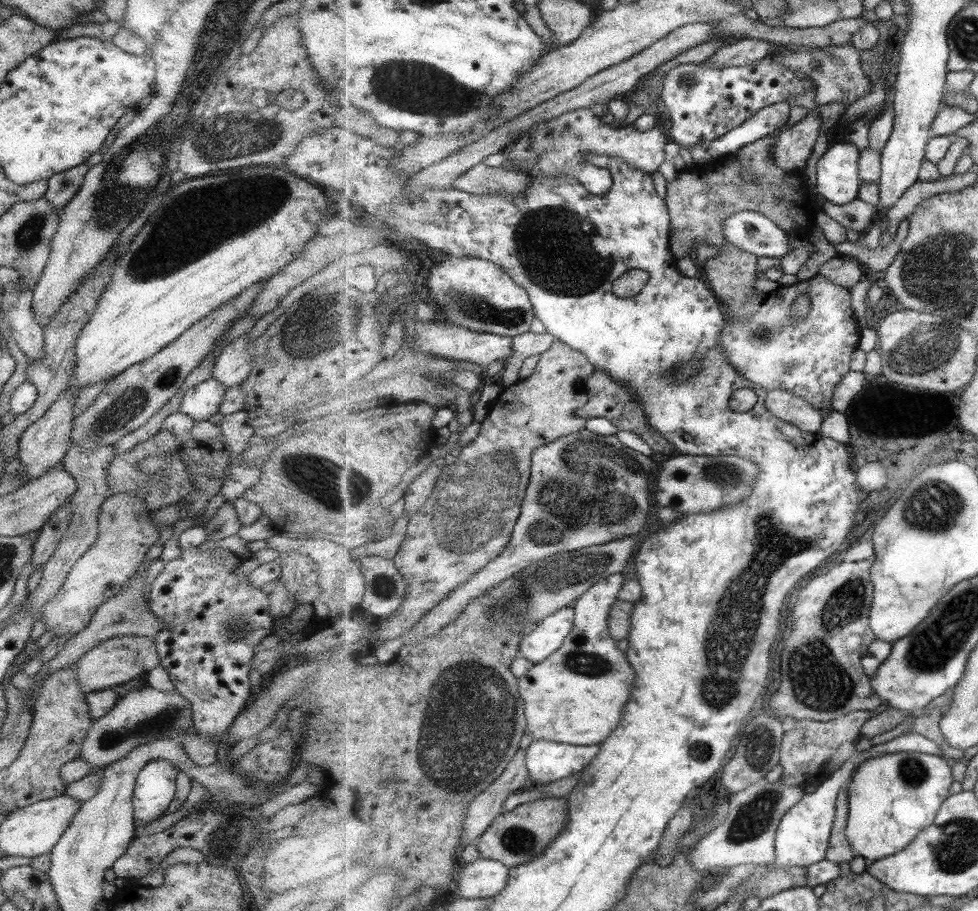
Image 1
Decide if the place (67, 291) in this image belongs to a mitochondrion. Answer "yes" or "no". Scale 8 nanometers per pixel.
no

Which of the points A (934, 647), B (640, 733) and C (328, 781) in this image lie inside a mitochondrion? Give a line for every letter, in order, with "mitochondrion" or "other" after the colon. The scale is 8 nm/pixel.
A: mitochondrion
B: other
C: other

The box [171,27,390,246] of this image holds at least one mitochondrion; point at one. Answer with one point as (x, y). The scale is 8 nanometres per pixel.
(230, 134)

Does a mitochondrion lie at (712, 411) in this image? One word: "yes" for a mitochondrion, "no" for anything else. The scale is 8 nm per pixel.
no

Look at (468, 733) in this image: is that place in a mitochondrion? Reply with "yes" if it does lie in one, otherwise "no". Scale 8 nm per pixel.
yes

